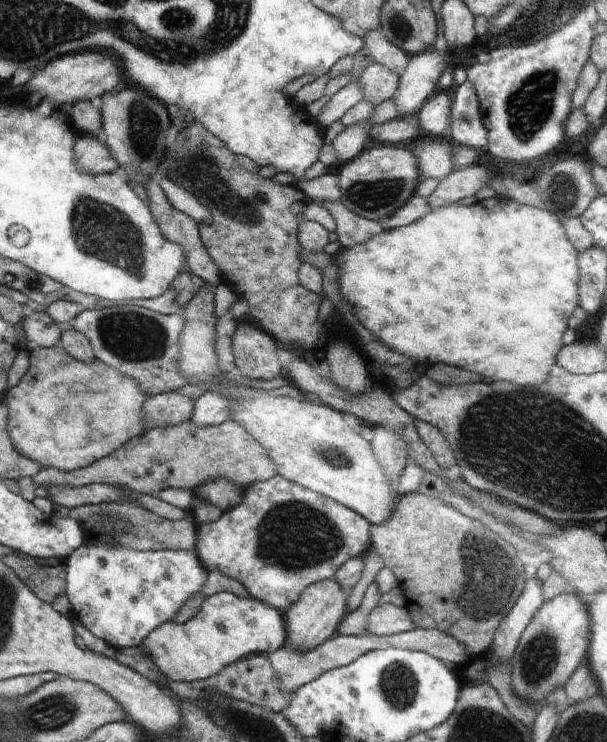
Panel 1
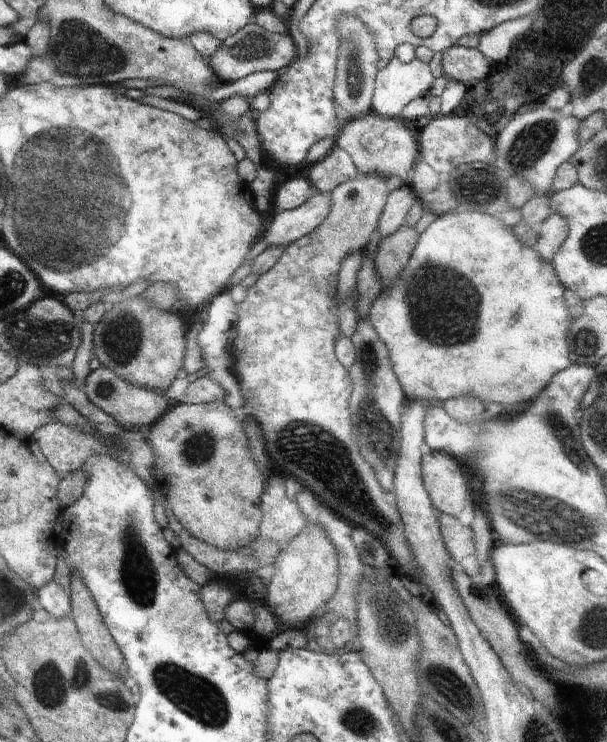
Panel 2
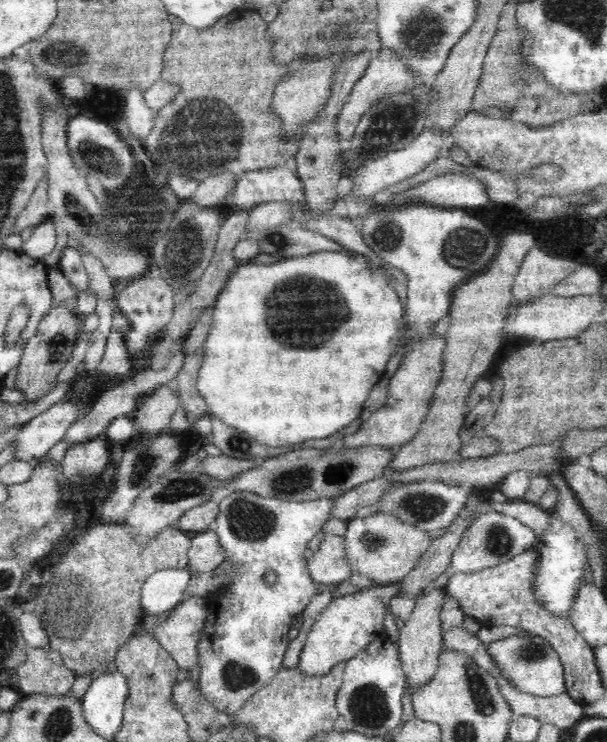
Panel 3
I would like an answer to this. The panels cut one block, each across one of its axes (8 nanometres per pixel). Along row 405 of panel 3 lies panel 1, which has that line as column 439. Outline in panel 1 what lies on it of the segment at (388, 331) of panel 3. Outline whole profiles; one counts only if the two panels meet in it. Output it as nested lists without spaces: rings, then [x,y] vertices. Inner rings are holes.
[[[489,198],[469,206],[454,203],[440,208],[433,208],[422,220],[400,228],[383,229],[380,234],[372,236],[368,242],[356,244],[352,248],[341,248],[336,255],[332,255],[333,264],[336,265],[336,280],[338,290],[343,300],[348,302],[354,316],[360,324],[378,338],[388,350],[404,354],[416,364],[423,364],[428,368],[432,364],[450,364],[474,372],[484,378],[492,380],[510,380],[514,384],[540,384],[546,382],[552,366],[556,364],[556,354],[565,344],[562,334],[568,327],[568,318],[576,310],[578,304],[578,251],[568,240],[564,228],[554,213],[545,209],[532,208],[518,204],[512,199]]]

